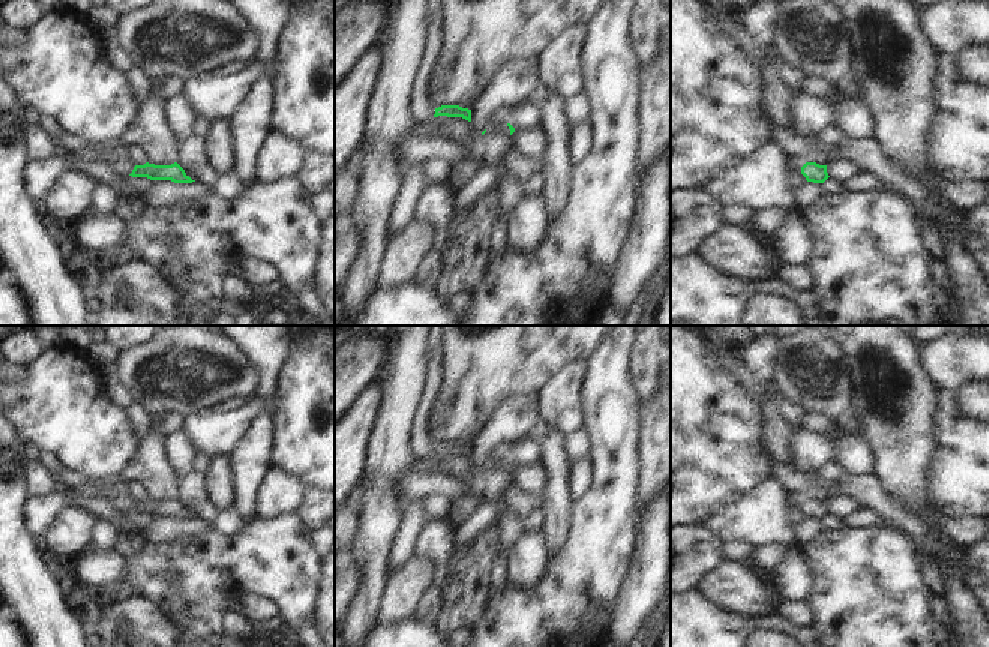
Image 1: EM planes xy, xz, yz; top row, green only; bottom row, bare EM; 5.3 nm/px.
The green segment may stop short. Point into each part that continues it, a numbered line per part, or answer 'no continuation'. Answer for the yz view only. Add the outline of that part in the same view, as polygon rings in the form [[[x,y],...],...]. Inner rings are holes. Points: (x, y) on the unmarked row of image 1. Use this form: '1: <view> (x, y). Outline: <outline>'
no continuation

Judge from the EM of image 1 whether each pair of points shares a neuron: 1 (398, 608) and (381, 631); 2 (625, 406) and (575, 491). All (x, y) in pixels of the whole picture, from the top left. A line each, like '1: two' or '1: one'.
1: two
2: two

